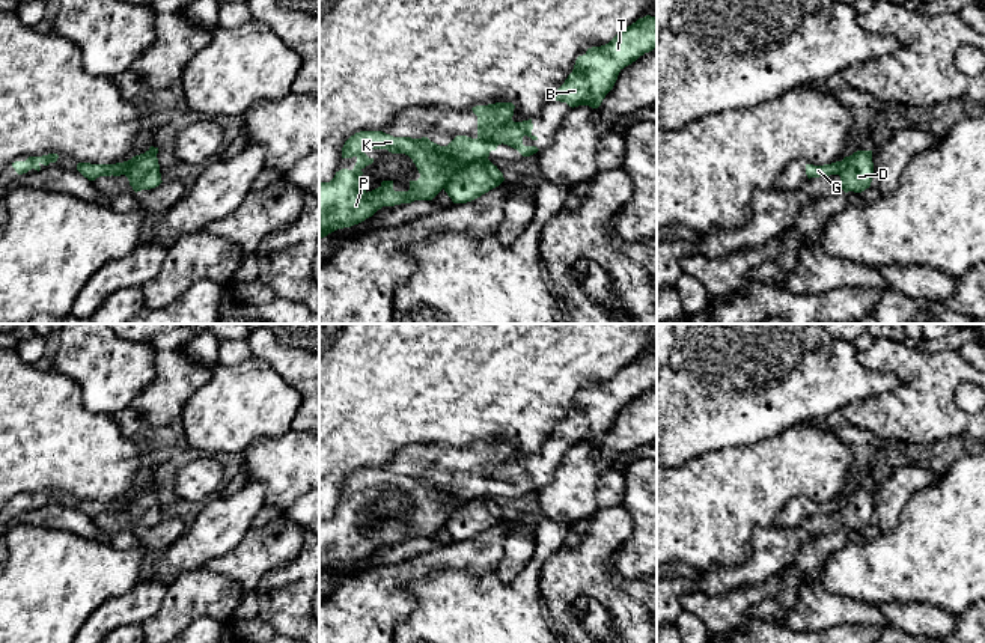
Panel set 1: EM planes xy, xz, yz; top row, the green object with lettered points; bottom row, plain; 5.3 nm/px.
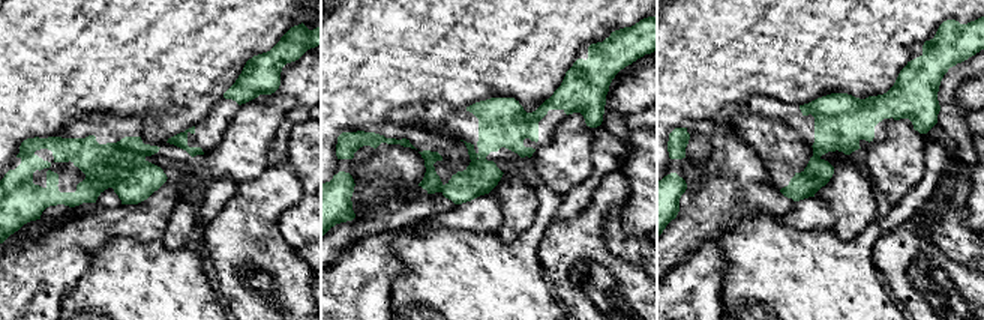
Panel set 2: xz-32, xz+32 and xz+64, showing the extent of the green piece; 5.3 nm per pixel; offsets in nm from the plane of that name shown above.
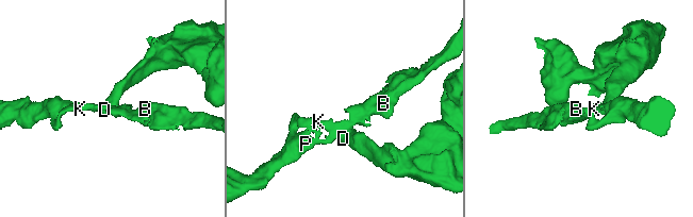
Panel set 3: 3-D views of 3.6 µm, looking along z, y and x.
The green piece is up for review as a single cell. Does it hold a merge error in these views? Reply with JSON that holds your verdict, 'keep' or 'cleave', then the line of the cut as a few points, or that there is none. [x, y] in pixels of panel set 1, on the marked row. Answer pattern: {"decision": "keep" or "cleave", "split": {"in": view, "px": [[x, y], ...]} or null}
{"decision": "cleave", "split": {"in": "xz", "px": [[487, 158], [478, 158], [458, 169], [443, 187]]}}

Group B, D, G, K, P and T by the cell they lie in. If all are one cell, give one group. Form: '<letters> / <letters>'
B G K P T / D

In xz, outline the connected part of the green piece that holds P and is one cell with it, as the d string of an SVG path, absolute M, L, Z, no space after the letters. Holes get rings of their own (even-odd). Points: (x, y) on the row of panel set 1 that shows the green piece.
M512 102L473 107L477 116L477 137L456 136L447 146L440 146L428 137L393 137L383 131L360 131L351 136L342 148L342 158L355 157L354 169L342 169L330 182L319 182L319 239L364 221L383 206L432 200L453 173L477 160L488 160L489 152L502 143L523 157L536 154L536 146L523 145L524 136L538 140L532 134L532 119L514 122L514 108ZM369 149L408 155L420 178L410 181L408 191L395 191L393 181L383 181L378 188L366 191L360 178L361 170L374 163L374 158L364 154Z

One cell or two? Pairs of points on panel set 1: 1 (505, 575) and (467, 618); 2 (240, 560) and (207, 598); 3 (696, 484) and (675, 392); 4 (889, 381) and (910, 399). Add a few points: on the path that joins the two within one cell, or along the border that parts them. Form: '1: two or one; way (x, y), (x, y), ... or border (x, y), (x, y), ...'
1: two; border (530, 559), (508, 583), (496, 574)
2: two; border (204, 568), (234, 579), (244, 592)
3: two; border (723, 447), (704, 452), (672, 467)
4: two; border (899, 380), (895, 389), (863, 399)

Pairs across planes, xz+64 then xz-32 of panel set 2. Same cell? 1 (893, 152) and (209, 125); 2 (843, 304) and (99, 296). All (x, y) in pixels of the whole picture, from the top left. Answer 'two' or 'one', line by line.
1: two
2: one

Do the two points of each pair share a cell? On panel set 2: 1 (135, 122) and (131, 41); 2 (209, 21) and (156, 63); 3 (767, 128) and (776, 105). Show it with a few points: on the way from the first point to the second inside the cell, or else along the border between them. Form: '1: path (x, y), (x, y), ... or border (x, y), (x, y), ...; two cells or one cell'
1: border (101, 111), (138, 114), (141, 140), (155, 144); two cells
2: path (195, 24), (170, 50); one cell
3: border (743, 107), (762, 117), (780, 119), (783, 122); two cells

